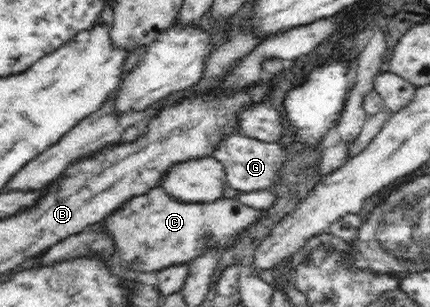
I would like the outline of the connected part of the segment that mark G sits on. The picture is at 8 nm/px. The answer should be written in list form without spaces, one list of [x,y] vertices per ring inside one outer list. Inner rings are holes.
[[[239,132],[225,137],[212,152],[212,157],[224,164],[228,186],[244,192],[253,192],[267,188],[275,188],[281,180],[280,170],[287,162],[287,149],[277,143],[265,143]]]

